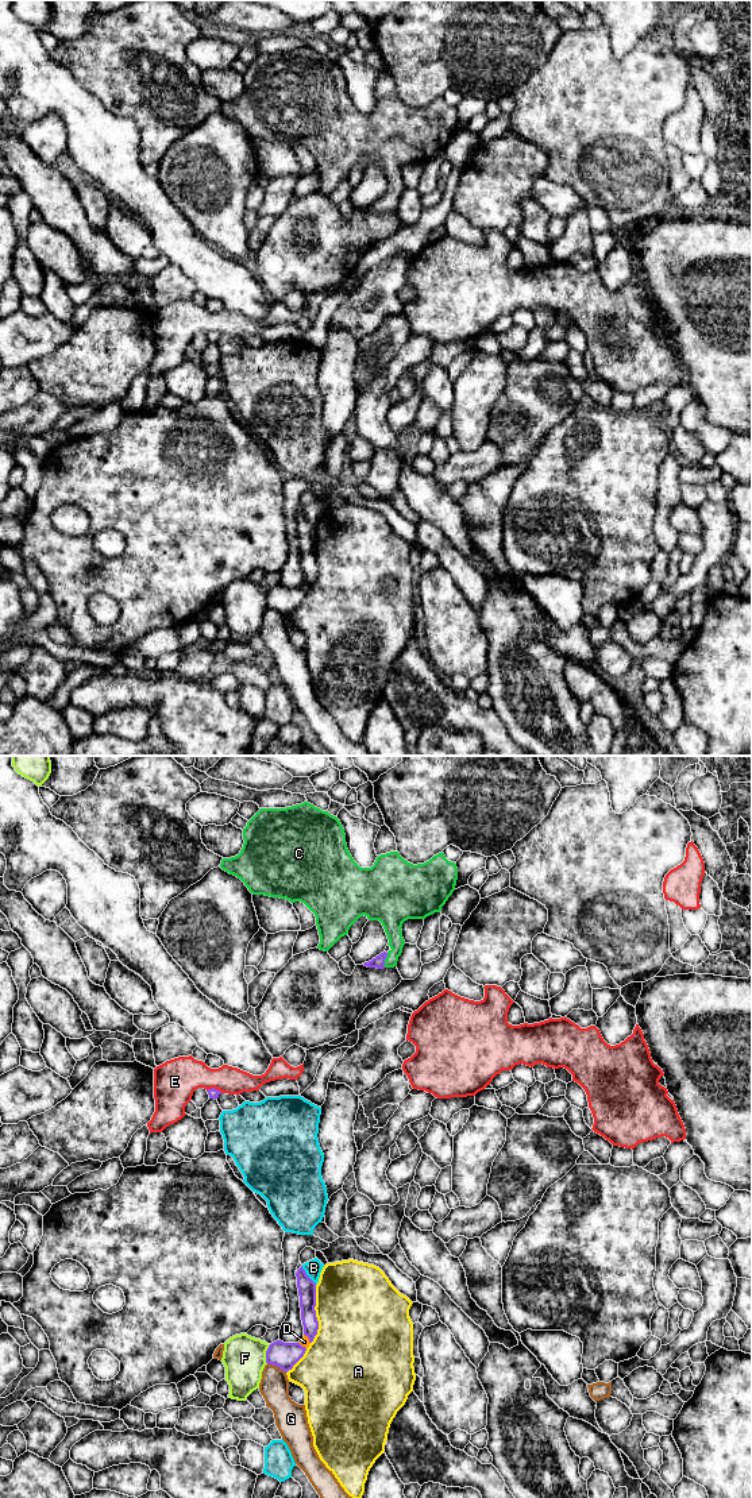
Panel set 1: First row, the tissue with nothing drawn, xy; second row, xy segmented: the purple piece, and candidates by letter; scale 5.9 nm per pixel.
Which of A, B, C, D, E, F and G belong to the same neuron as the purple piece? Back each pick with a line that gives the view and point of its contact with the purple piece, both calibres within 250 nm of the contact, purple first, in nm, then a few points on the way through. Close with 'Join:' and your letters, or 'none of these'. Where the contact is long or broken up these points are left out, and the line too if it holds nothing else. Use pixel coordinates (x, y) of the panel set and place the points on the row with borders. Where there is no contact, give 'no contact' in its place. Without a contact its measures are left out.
C: meets purple in xy at (385, 958); 70 nm thick on the purple side, 140 nm on the other; runs through xy (378, 962), (385, 958), (394, 950), (392, 918)
Join: C

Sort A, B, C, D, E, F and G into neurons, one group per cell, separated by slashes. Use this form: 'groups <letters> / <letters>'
groups A / B / C / D / E / F / G

